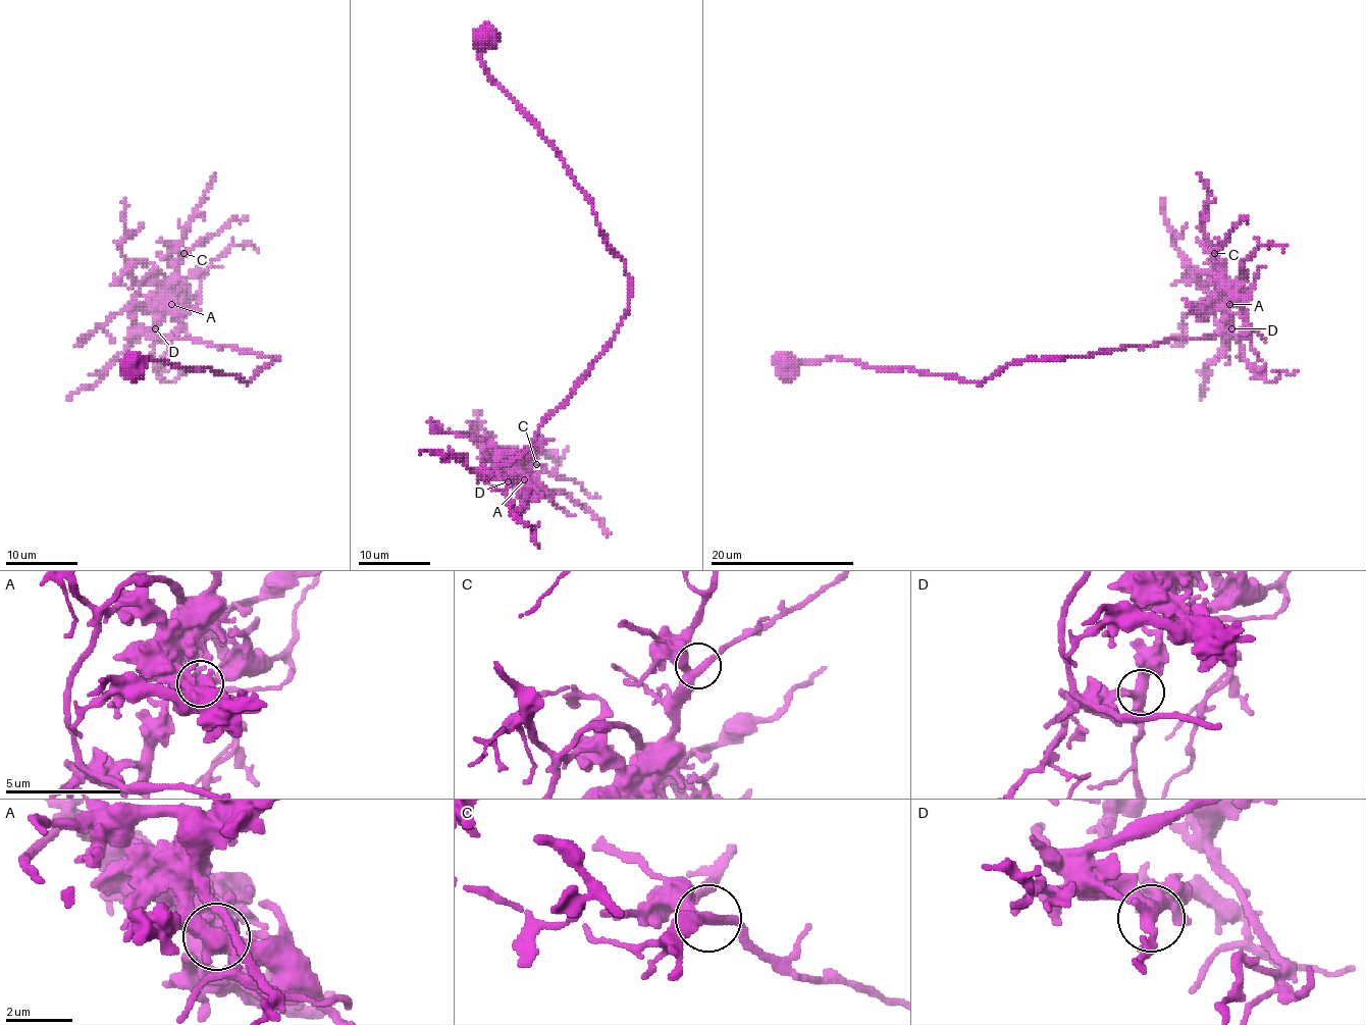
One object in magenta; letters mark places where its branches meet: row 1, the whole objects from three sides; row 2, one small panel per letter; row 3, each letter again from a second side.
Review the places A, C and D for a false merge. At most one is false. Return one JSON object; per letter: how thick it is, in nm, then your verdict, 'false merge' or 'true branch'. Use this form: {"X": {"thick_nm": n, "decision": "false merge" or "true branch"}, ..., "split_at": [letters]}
{"A": {"thick_nm": 440, "decision": "true branch"}, "C": {"thick_nm": 320, "decision": "true branch"}, "D": {"thick_nm": 400, "decision": "true branch"}, "split_at": []}

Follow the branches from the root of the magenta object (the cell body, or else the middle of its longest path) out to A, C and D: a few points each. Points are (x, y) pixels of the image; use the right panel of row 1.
A: (788, 368), (839, 357), (981, 382), (1026, 359), (1083, 357), (1122, 347), (1216, 336), (1228, 326), (1230, 304)
C: (788, 368), (839, 357), (981, 382), (1026, 359), (1216, 336), (1228, 326), (1228, 314), (1214, 253)
D: (788, 368), (839, 357), (981, 382), (1026, 359), (1083, 357), (1169, 340), (1200, 340), (1231, 328)

